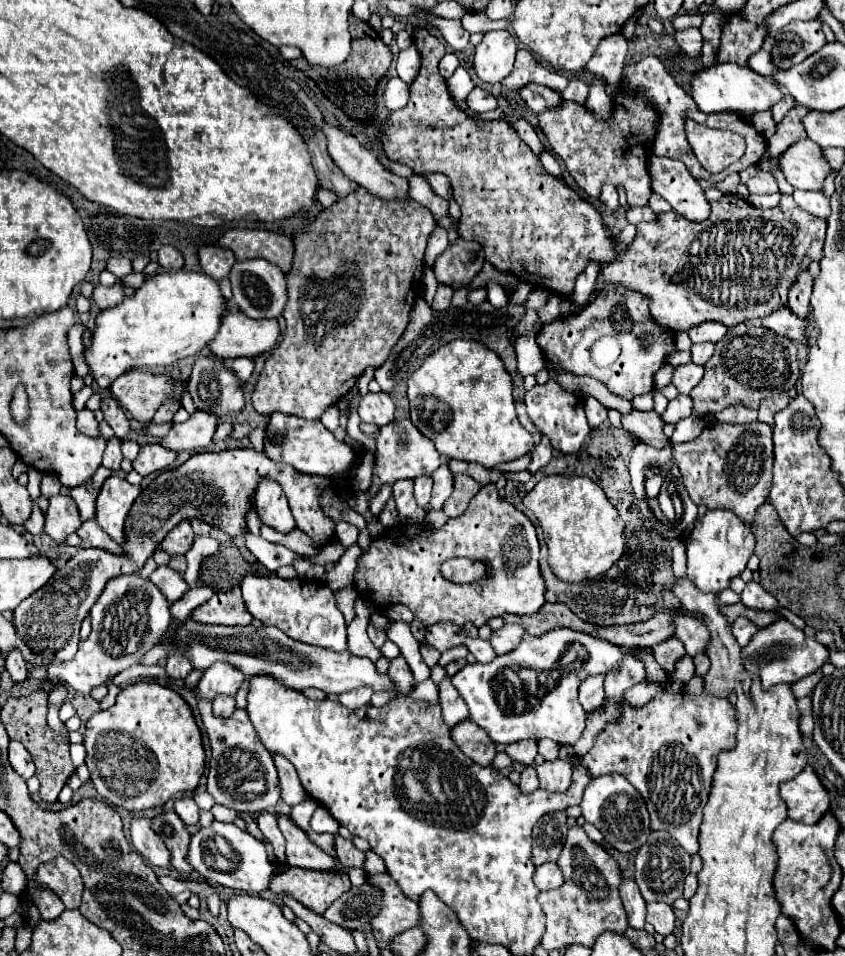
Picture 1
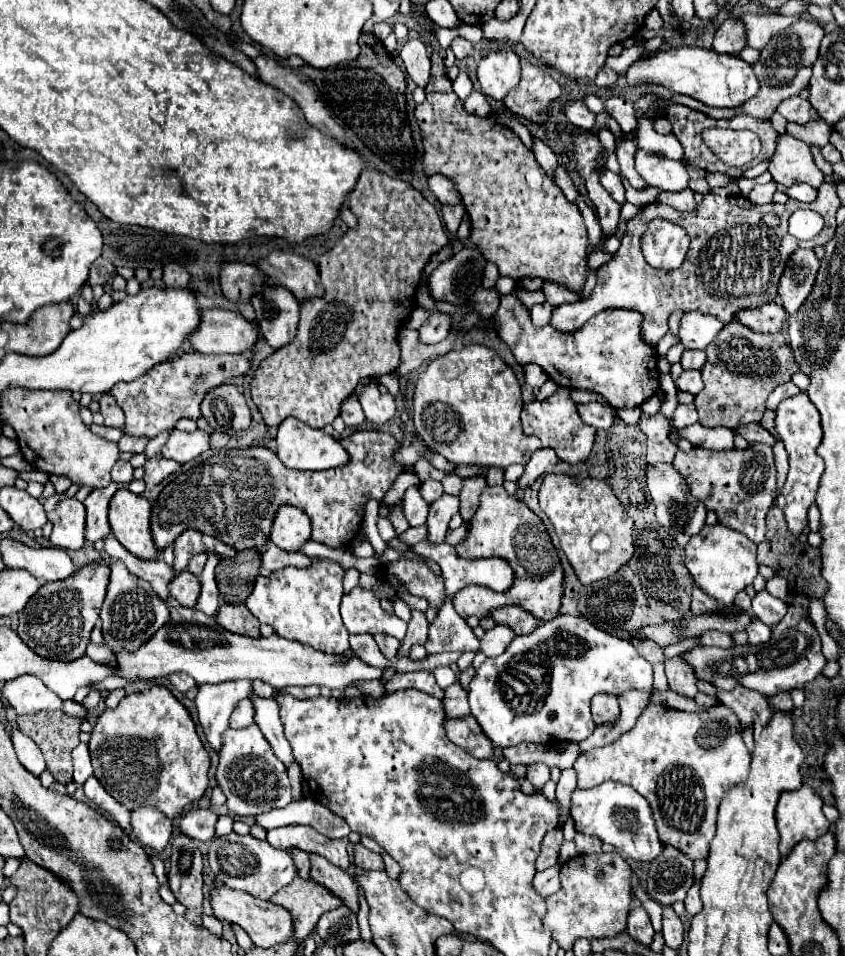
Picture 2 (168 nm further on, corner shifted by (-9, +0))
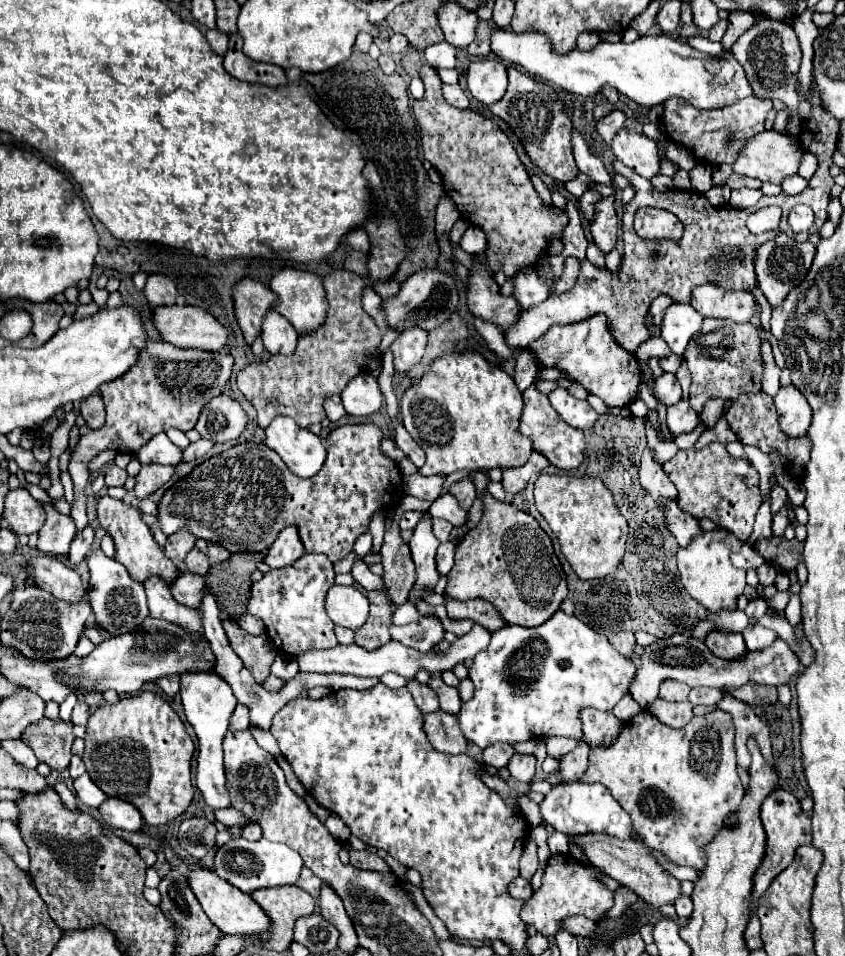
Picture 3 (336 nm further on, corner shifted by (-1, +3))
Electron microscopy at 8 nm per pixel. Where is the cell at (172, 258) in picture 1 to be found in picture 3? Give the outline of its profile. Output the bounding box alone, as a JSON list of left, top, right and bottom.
[145,274,177,306]

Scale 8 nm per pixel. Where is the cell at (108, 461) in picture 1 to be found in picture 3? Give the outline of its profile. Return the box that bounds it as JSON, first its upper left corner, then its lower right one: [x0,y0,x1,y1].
[105,464,127,486]

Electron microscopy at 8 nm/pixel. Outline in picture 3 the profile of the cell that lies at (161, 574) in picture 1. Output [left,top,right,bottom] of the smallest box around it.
[171,574,205,608]

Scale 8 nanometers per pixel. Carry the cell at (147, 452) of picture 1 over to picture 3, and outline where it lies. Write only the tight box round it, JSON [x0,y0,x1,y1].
[133,464,173,498]

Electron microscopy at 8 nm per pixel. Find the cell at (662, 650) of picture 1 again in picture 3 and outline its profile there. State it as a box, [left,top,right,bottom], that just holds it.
[661,682,689,702]

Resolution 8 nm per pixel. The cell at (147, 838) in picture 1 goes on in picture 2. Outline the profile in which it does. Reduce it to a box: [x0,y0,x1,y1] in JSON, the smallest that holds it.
[131,807,171,853]

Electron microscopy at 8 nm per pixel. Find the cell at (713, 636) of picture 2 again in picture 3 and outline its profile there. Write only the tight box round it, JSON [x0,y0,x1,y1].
[705,632,747,660]

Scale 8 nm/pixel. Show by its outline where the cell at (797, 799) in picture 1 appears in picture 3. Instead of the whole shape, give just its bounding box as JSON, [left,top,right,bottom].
[749,790,811,914]

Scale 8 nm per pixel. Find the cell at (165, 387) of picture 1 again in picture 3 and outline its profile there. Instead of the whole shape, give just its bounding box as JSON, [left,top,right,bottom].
[69,338,233,534]

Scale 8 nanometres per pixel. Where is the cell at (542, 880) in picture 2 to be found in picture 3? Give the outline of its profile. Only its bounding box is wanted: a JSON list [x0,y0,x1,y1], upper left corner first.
[509,878,531,900]

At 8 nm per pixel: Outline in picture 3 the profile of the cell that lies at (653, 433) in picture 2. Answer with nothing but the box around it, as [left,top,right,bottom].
[639,450,677,504]

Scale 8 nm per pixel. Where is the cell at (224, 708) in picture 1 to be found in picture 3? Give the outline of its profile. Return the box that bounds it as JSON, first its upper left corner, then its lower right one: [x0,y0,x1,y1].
[229,704,249,730]

